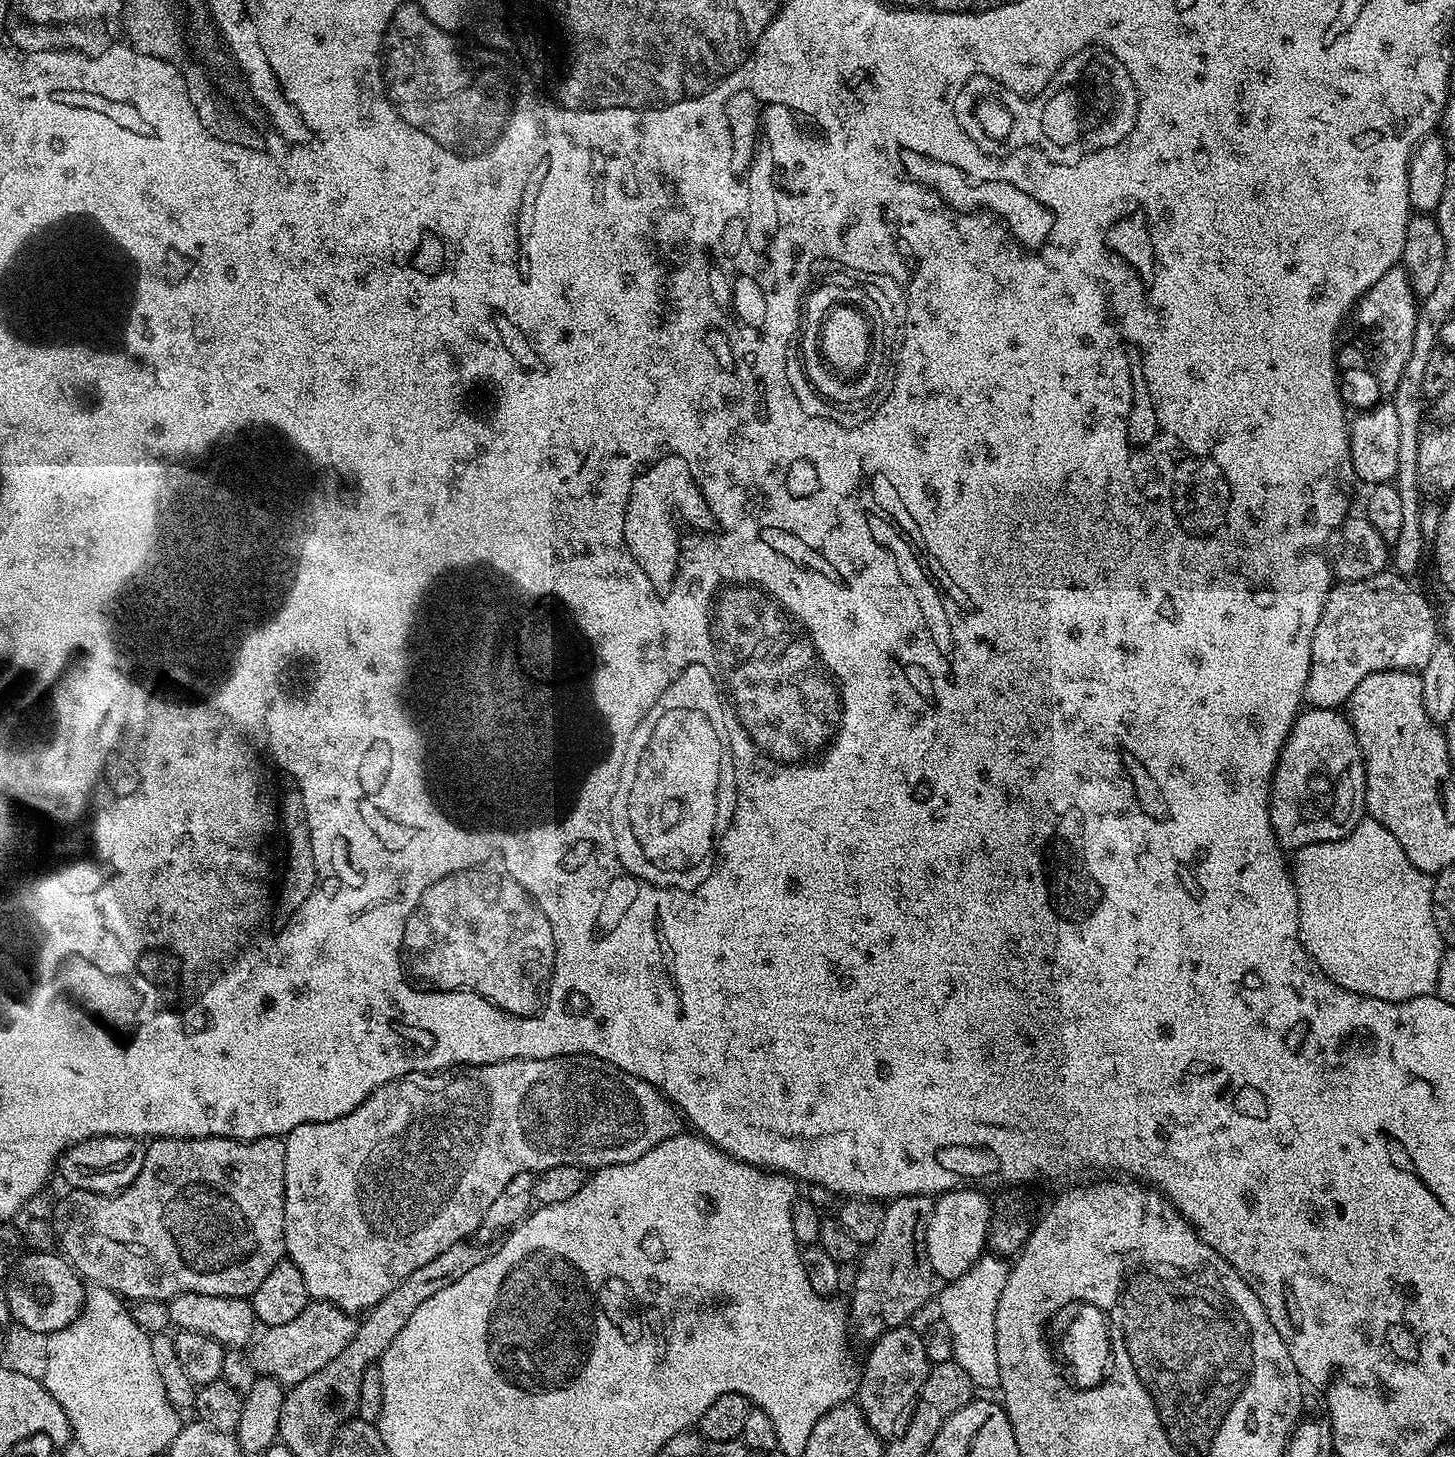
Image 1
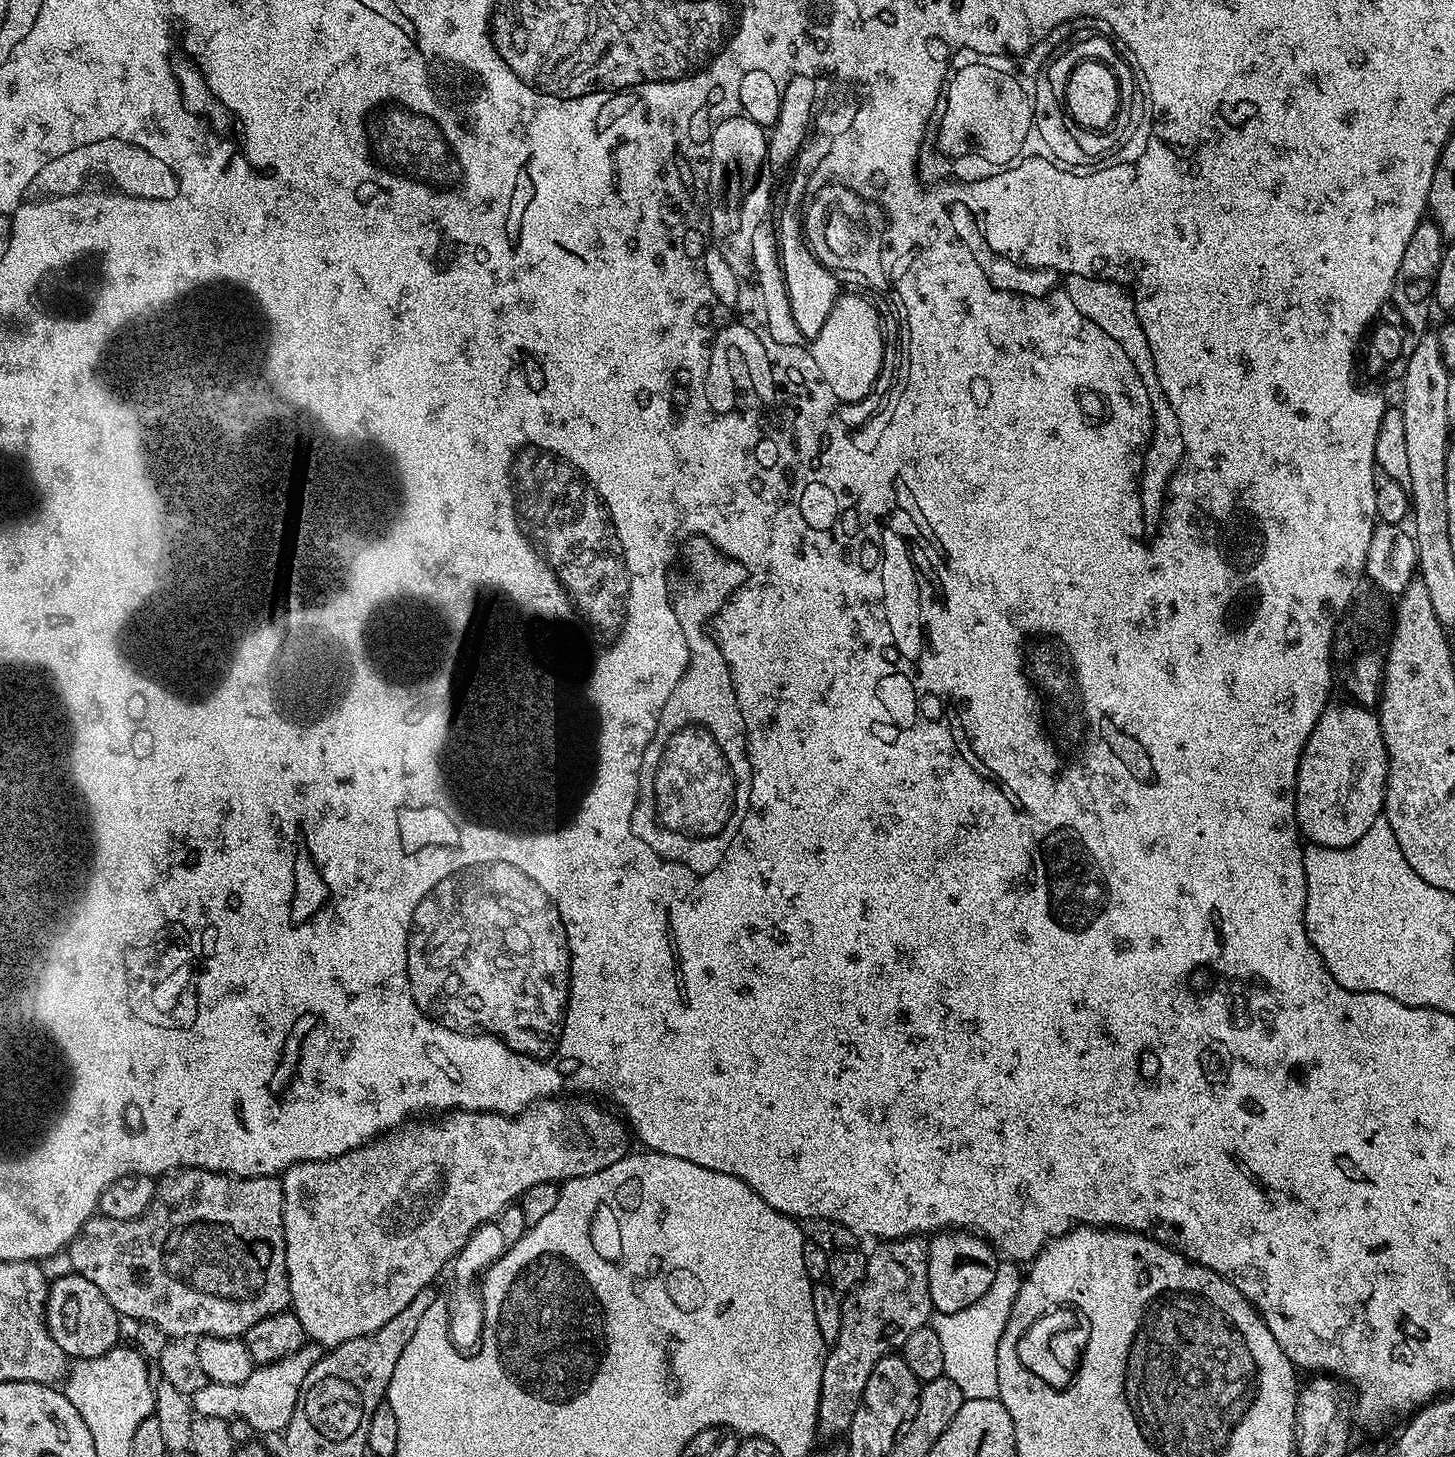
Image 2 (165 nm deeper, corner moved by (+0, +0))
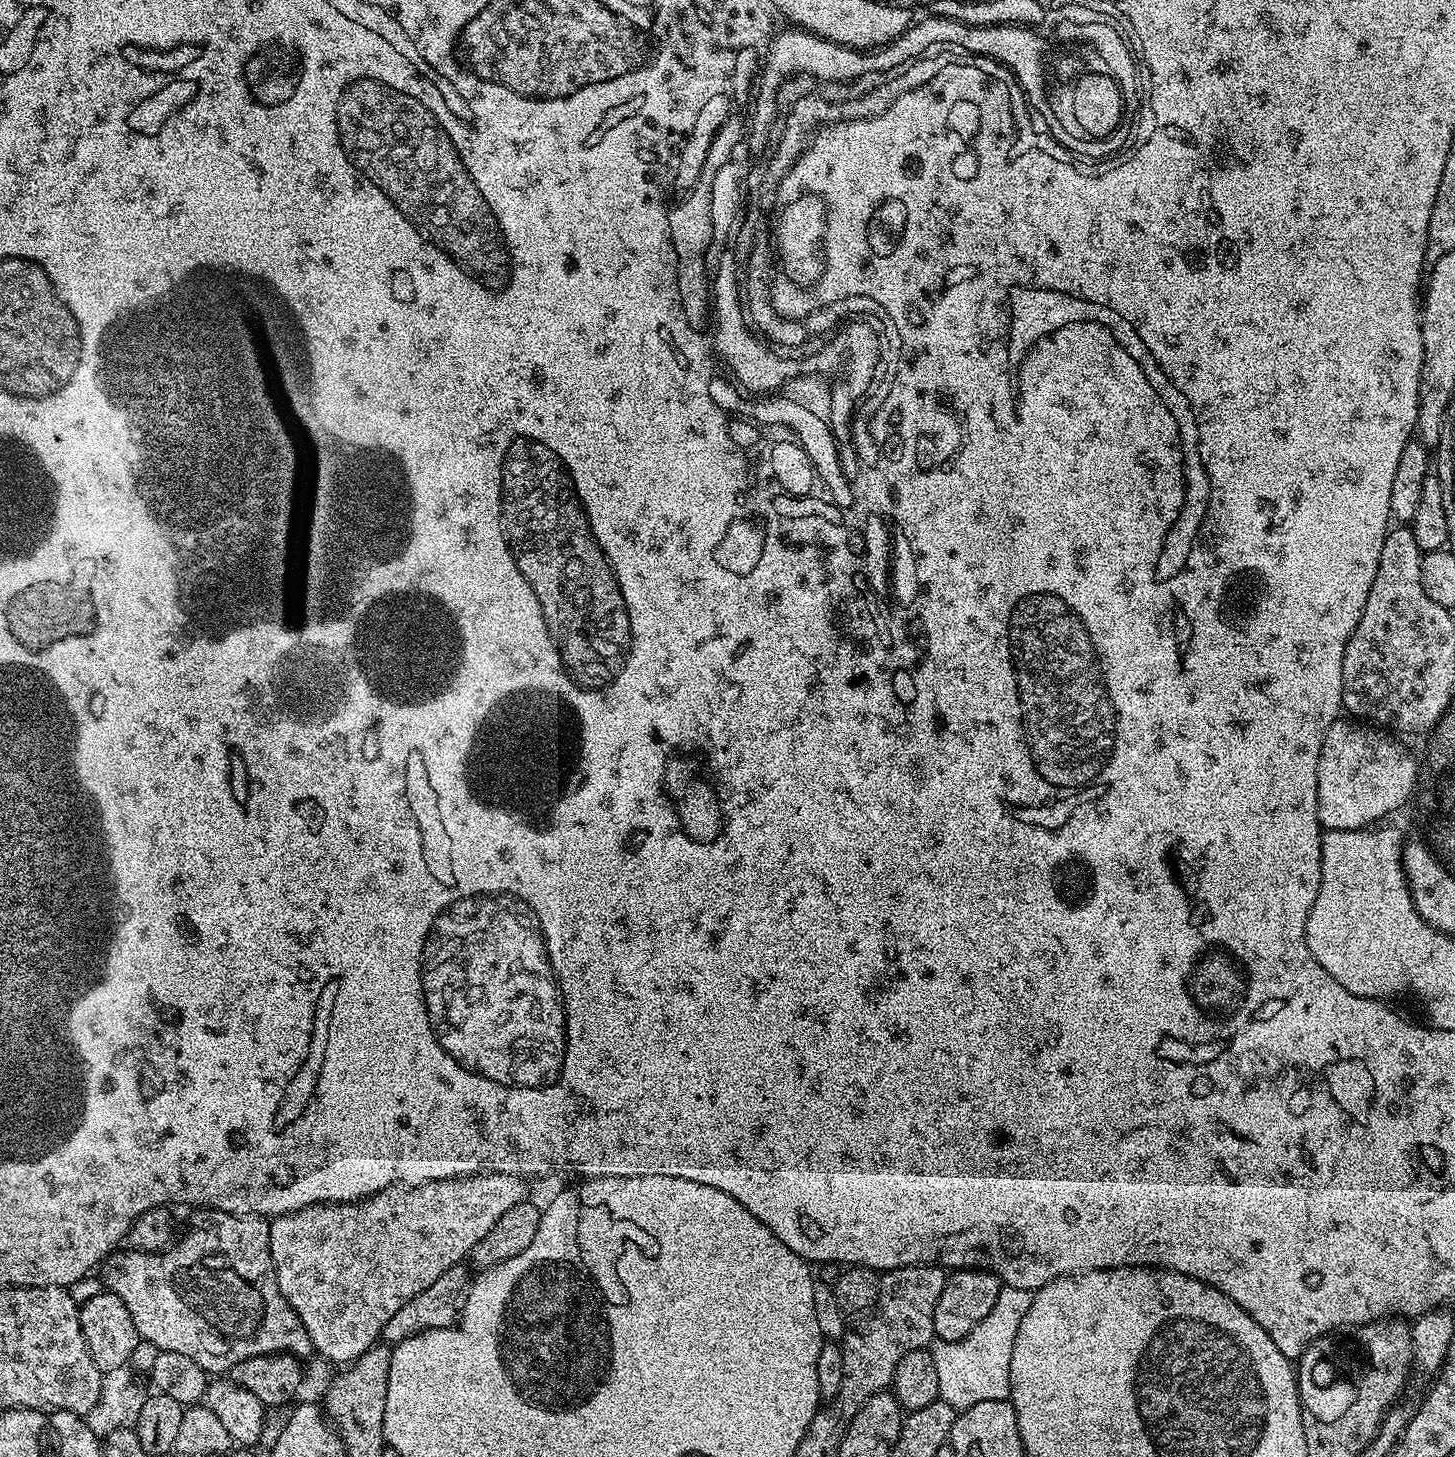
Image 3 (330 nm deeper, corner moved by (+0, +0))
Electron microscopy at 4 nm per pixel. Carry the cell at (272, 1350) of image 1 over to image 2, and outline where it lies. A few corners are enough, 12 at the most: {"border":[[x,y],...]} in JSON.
{"border":[[308,1342],[253,1367],[246,1382],[210,1382],[193,1413],[283,1433],[321,1349]]}

